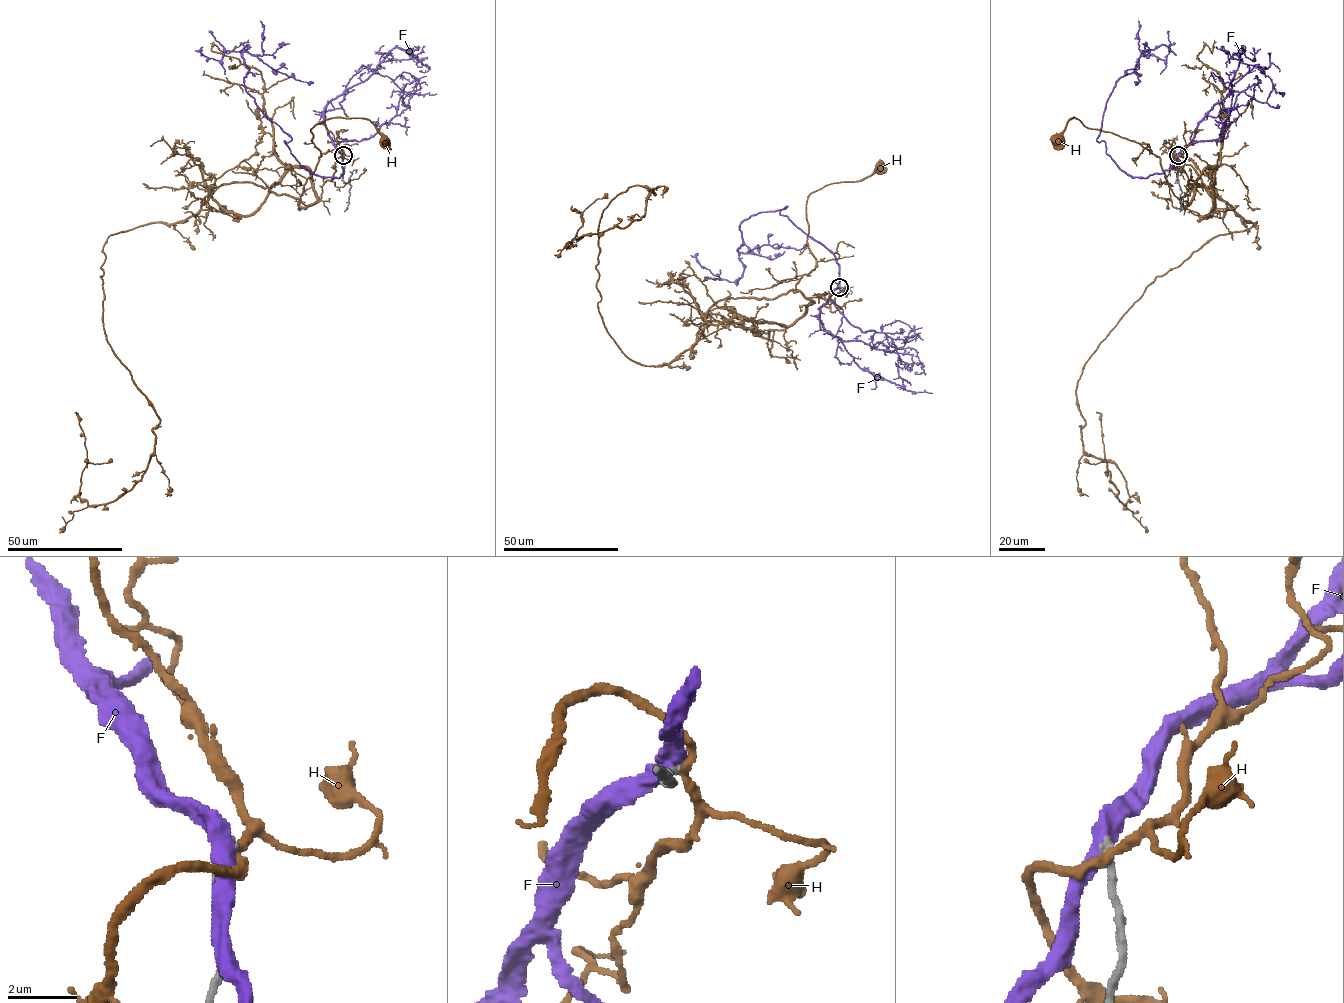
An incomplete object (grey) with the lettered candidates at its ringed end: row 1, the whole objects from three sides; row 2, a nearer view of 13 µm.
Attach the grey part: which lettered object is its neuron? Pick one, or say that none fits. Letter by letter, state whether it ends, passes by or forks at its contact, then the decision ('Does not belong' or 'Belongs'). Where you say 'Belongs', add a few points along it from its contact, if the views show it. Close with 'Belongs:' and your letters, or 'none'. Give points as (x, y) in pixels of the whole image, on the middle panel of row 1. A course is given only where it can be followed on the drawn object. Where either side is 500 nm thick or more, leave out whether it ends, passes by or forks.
F: It passes by. Does not belong
H: It passes by. Does not belong
Belongs: none

